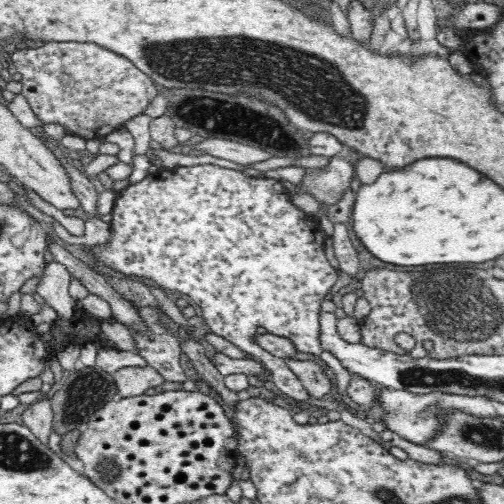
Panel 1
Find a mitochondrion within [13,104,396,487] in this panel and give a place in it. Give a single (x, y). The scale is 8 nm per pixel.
(92, 388)

